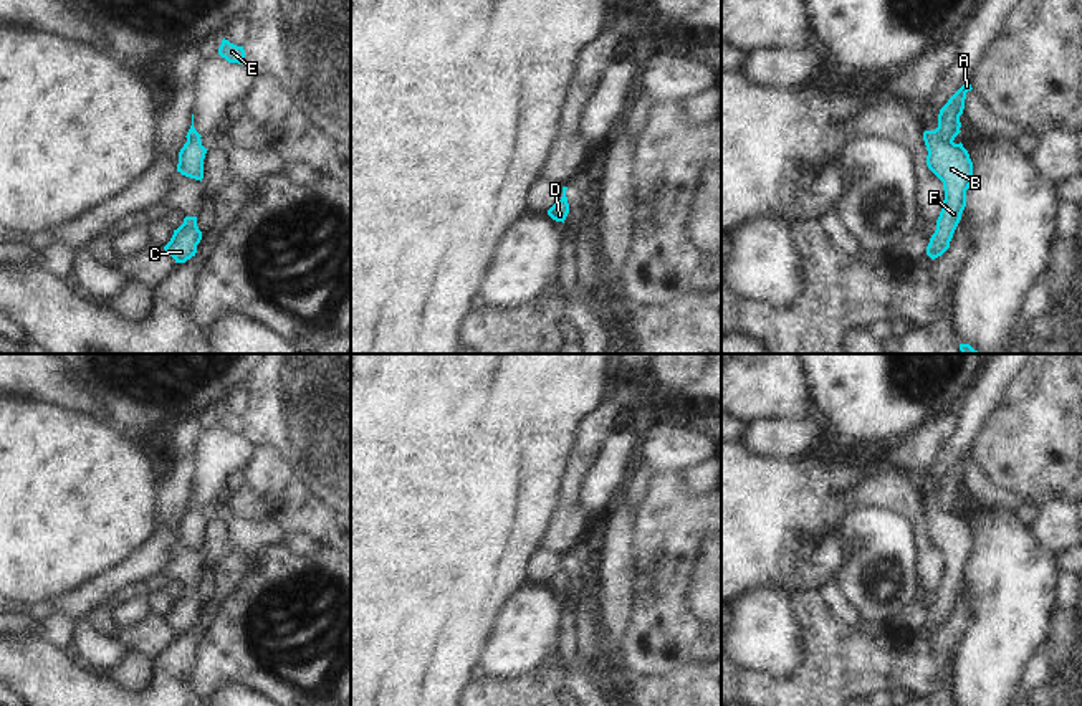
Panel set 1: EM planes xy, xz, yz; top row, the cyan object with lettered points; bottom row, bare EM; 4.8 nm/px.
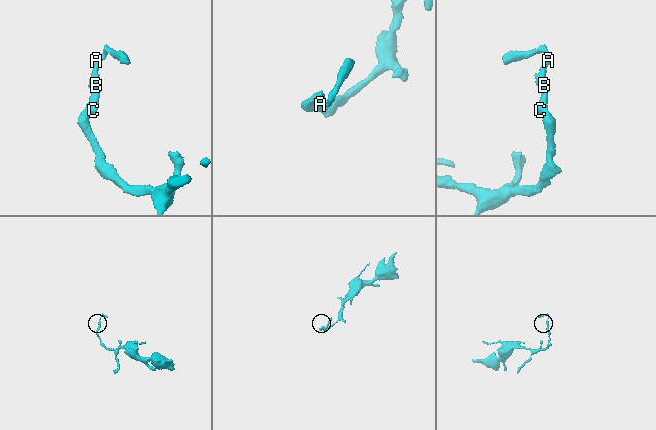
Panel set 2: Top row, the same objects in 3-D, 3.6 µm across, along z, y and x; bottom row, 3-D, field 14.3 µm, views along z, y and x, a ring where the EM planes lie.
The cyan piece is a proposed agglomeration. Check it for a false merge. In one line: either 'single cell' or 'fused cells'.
fused cells

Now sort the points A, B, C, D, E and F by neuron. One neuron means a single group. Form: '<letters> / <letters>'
A D E / B C F

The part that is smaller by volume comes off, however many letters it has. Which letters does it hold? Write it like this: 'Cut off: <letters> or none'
Cut off: A, D, E

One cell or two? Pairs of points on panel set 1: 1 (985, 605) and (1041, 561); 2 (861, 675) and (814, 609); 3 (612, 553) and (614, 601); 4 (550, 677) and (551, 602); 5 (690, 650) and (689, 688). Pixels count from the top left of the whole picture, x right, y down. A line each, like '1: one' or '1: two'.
1: one
2: one
3: one
4: two
5: two

